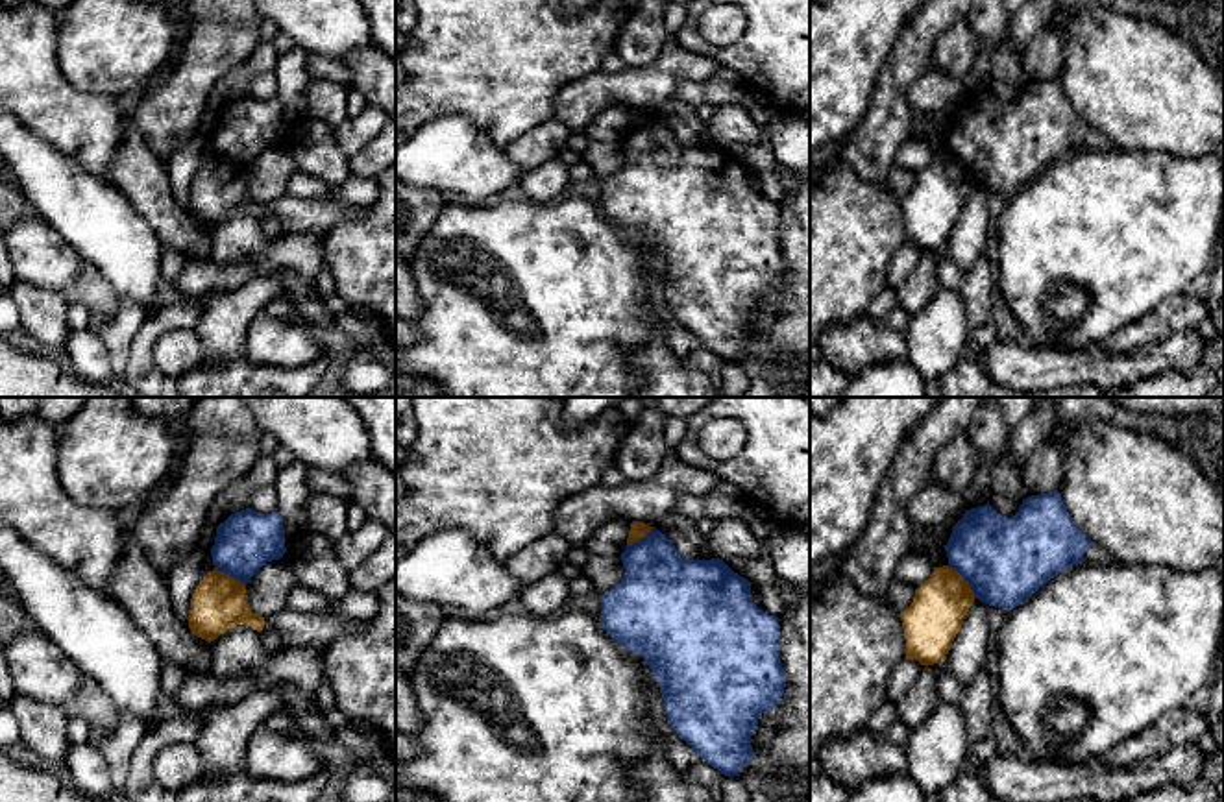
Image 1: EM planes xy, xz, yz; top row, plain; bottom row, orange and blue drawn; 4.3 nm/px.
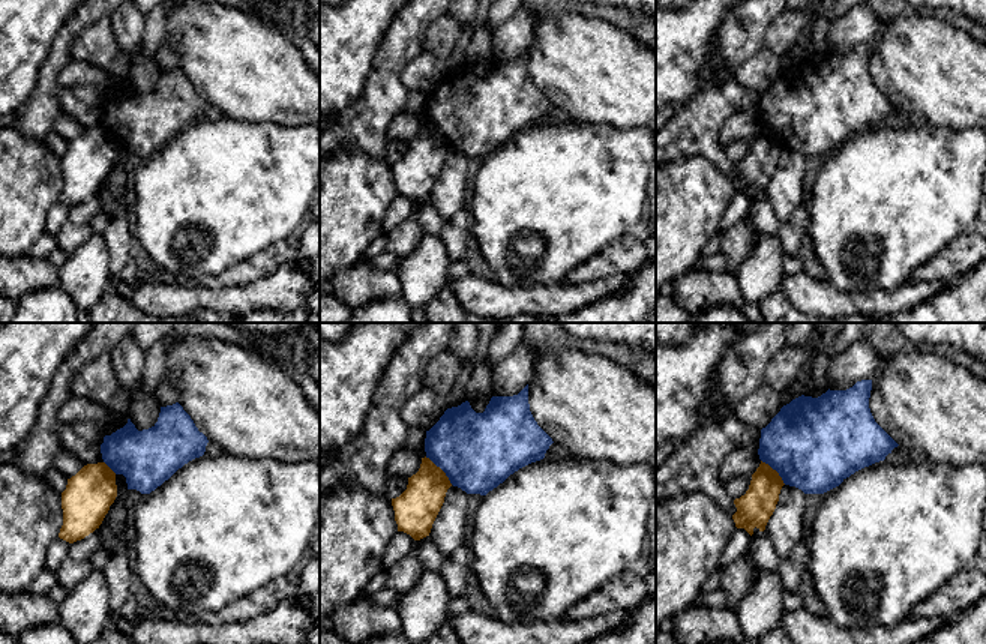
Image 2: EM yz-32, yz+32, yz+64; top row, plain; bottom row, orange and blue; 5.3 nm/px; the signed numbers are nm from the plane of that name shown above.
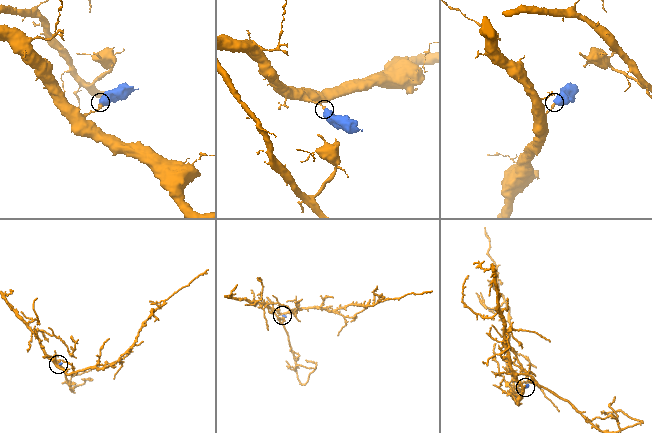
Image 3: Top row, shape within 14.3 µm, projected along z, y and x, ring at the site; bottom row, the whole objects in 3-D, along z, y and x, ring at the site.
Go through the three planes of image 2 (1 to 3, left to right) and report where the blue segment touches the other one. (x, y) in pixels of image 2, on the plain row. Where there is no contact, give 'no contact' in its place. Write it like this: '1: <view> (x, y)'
1: yz-32 (108, 131)
2: yz+32 (440, 132)
3: yz+64 (775, 134)

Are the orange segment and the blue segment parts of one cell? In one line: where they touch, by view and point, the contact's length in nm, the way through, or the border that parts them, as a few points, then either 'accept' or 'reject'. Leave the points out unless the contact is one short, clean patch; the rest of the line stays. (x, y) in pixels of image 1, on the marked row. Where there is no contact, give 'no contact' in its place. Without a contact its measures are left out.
yz (966, 581) | 190 nm | along yz (947, 566), (967, 583), (975, 597) | reject

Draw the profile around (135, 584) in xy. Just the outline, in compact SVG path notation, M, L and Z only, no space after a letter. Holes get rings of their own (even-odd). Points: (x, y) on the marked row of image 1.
M129 521L124 525L124 551L109 588L163 660L177 663L187 674L211 674L211 645L176 617L166 582L144 556Z

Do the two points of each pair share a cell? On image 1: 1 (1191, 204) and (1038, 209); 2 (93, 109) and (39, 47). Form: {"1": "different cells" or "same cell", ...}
{"1": "same cell", "2": "same cell"}

